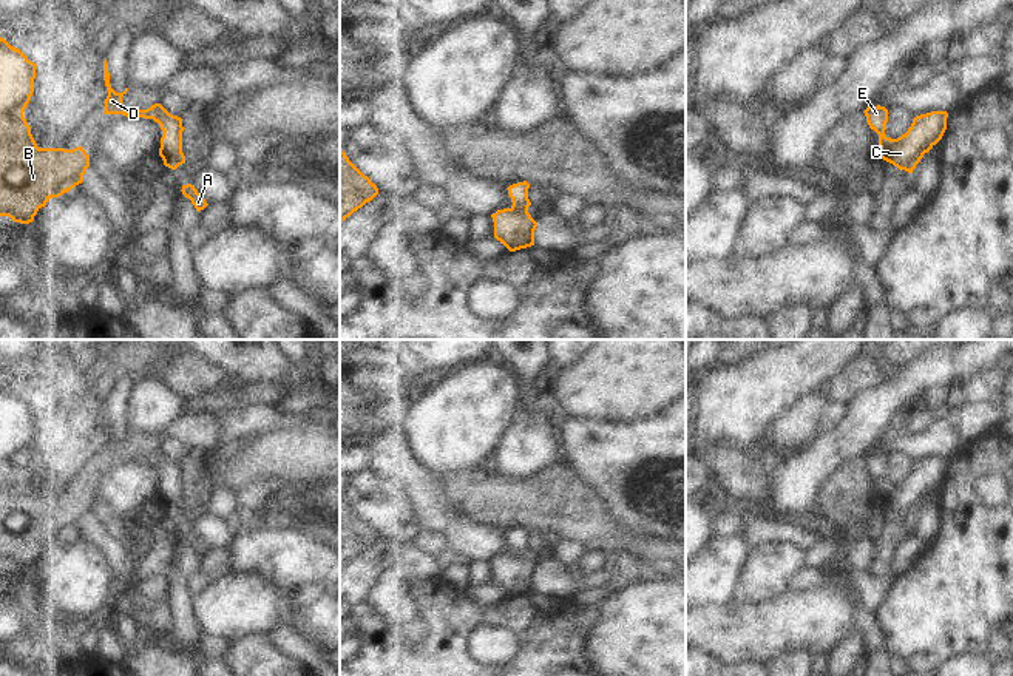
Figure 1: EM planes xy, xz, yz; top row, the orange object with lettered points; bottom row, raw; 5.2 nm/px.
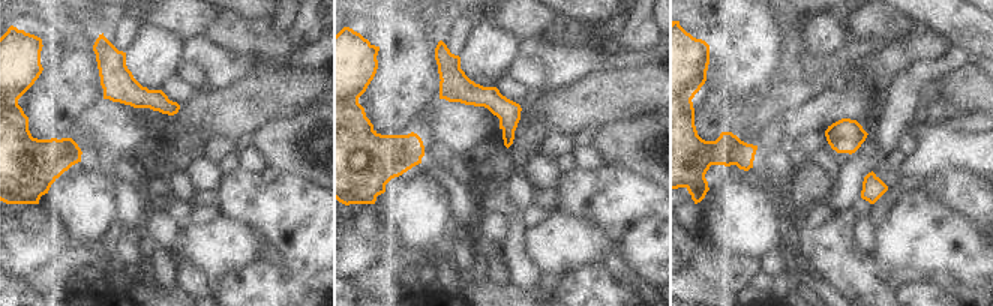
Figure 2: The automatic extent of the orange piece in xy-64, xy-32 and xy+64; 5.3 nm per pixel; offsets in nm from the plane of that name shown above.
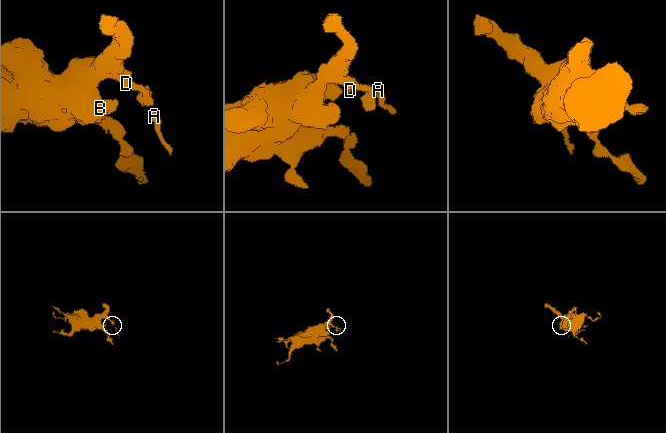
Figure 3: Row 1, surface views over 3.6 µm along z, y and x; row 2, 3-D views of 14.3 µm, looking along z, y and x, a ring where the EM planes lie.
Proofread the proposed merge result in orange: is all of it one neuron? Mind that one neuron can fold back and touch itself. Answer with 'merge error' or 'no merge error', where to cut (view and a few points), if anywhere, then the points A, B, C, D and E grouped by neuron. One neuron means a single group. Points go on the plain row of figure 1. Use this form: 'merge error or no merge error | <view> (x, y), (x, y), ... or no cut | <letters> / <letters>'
no merge error | no cut | A B C D E

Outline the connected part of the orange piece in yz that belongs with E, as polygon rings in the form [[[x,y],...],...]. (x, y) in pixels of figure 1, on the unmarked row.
[[[868,452],[865,457],[871,475],[879,480],[880,503],[900,517],[913,519],[925,499],[928,499],[947,475],[947,457],[931,457],[916,461],[905,480],[897,485],[885,482],[888,455],[885,452]]]

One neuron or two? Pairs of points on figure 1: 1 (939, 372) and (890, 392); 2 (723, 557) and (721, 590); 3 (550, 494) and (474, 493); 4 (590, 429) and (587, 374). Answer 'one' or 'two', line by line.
1: one
2: one
3: one
4: two

